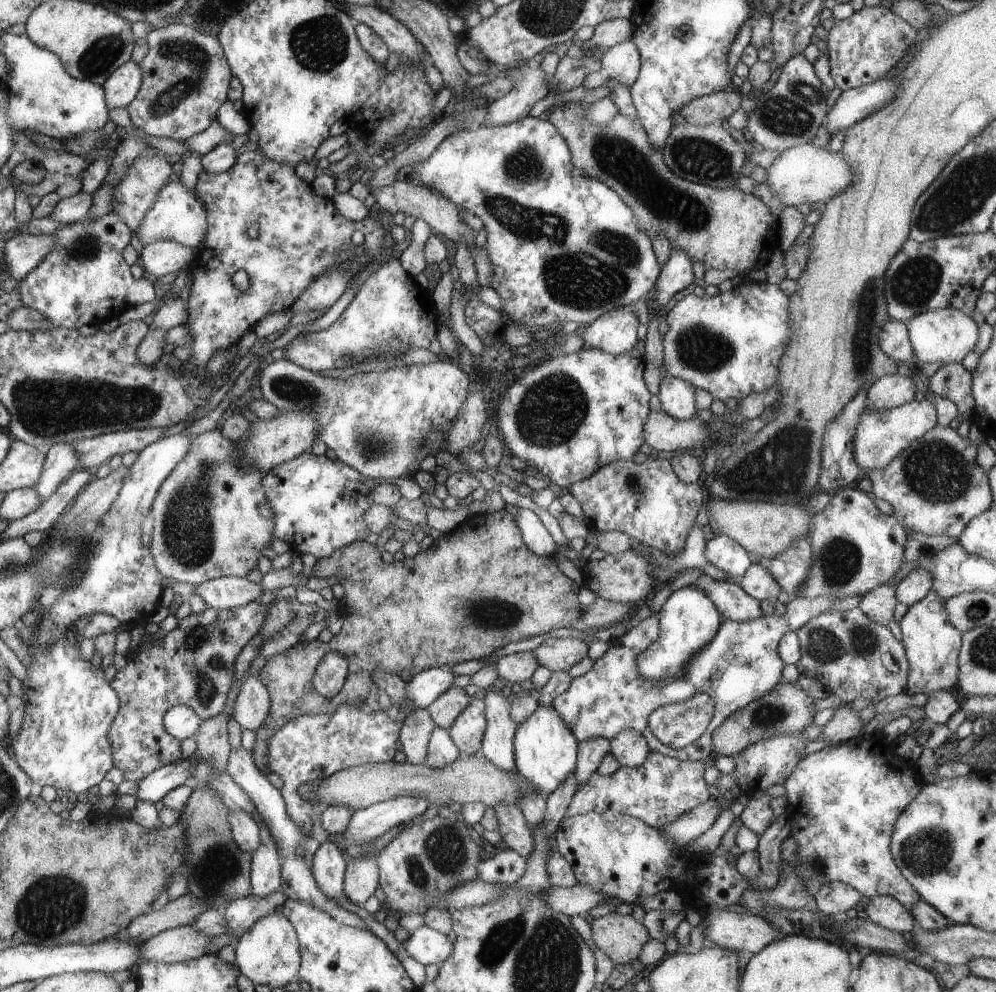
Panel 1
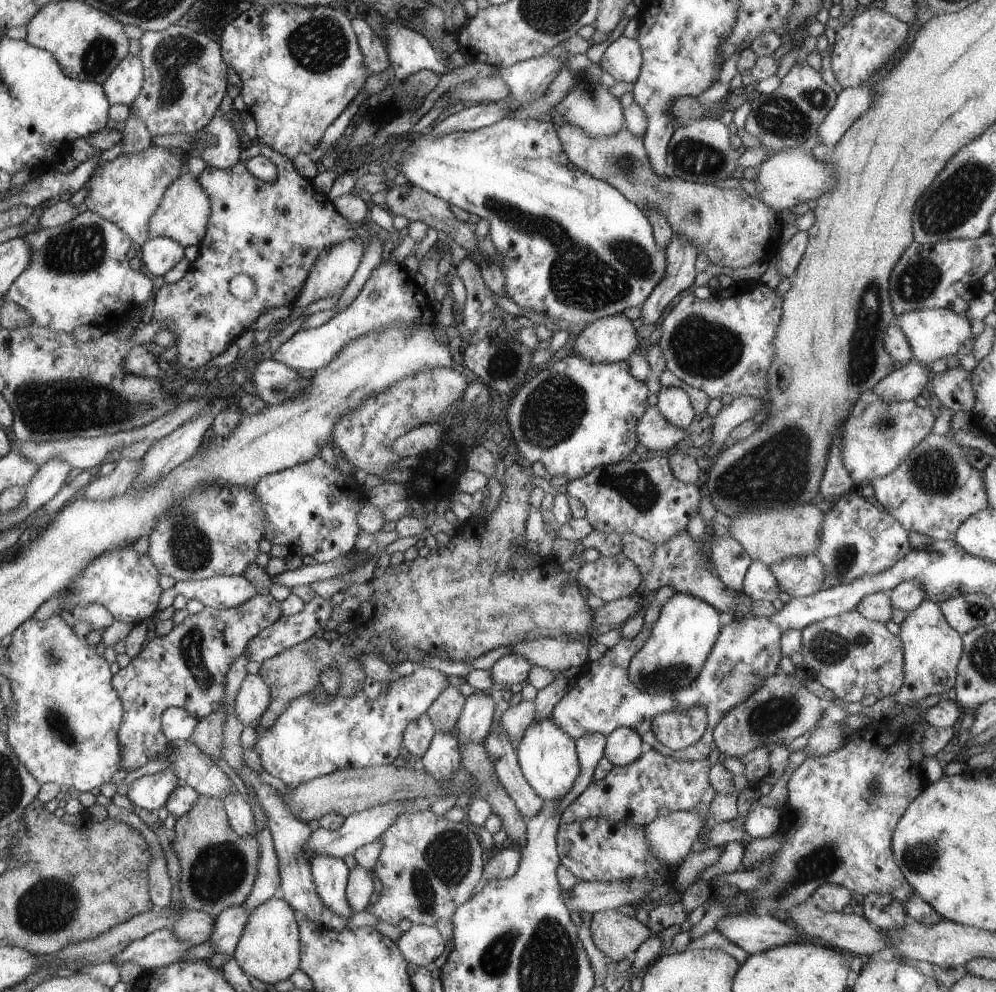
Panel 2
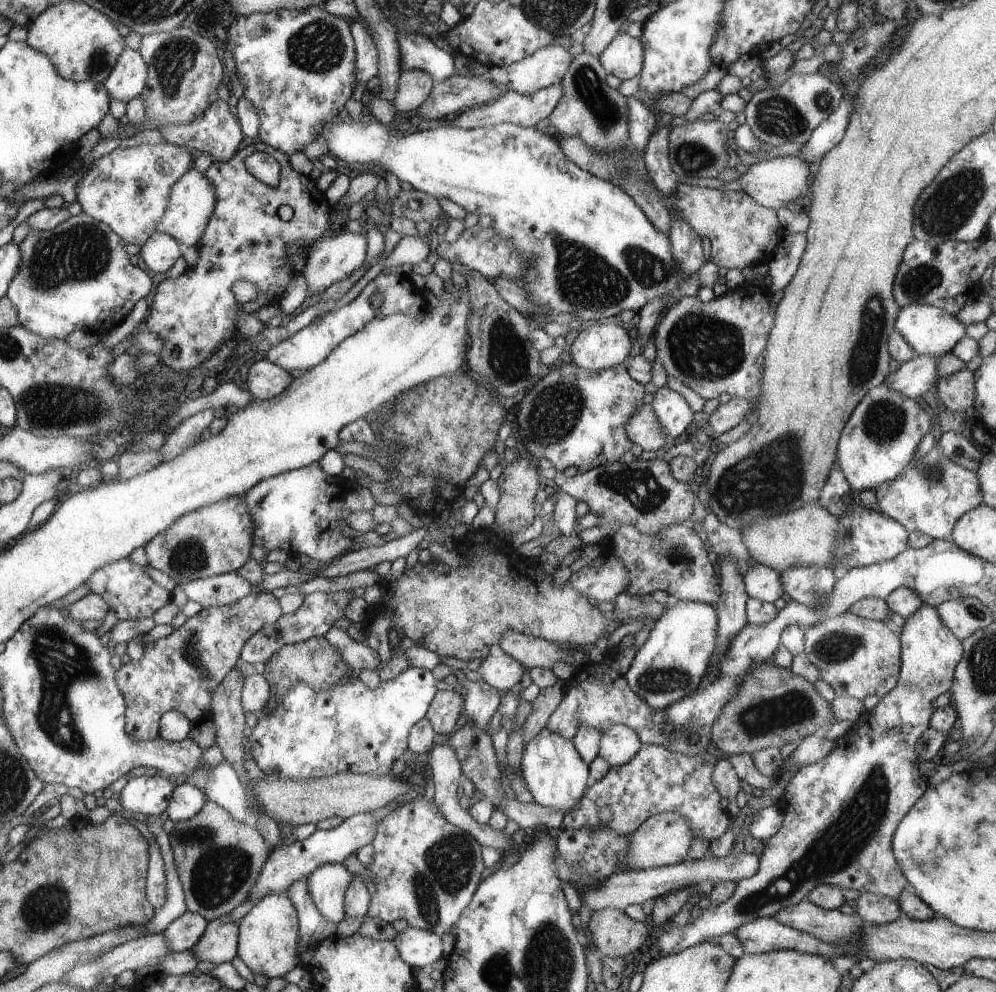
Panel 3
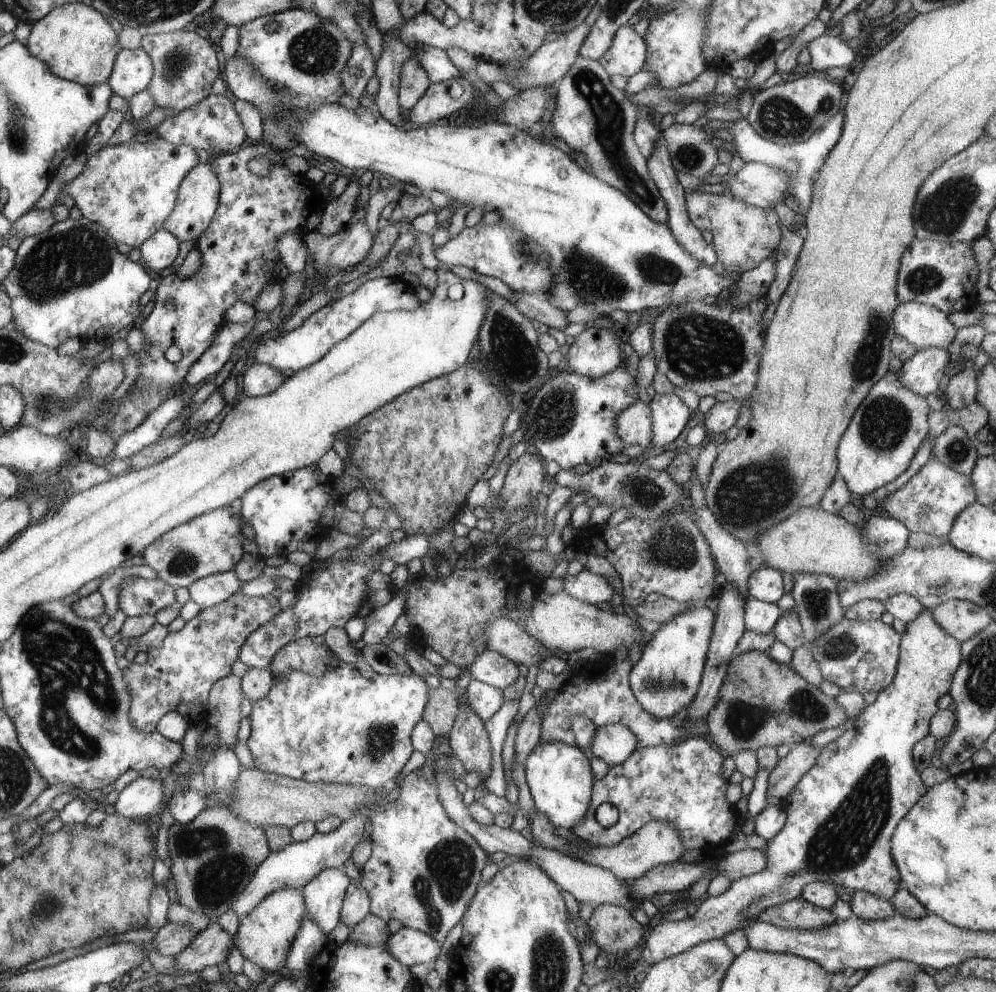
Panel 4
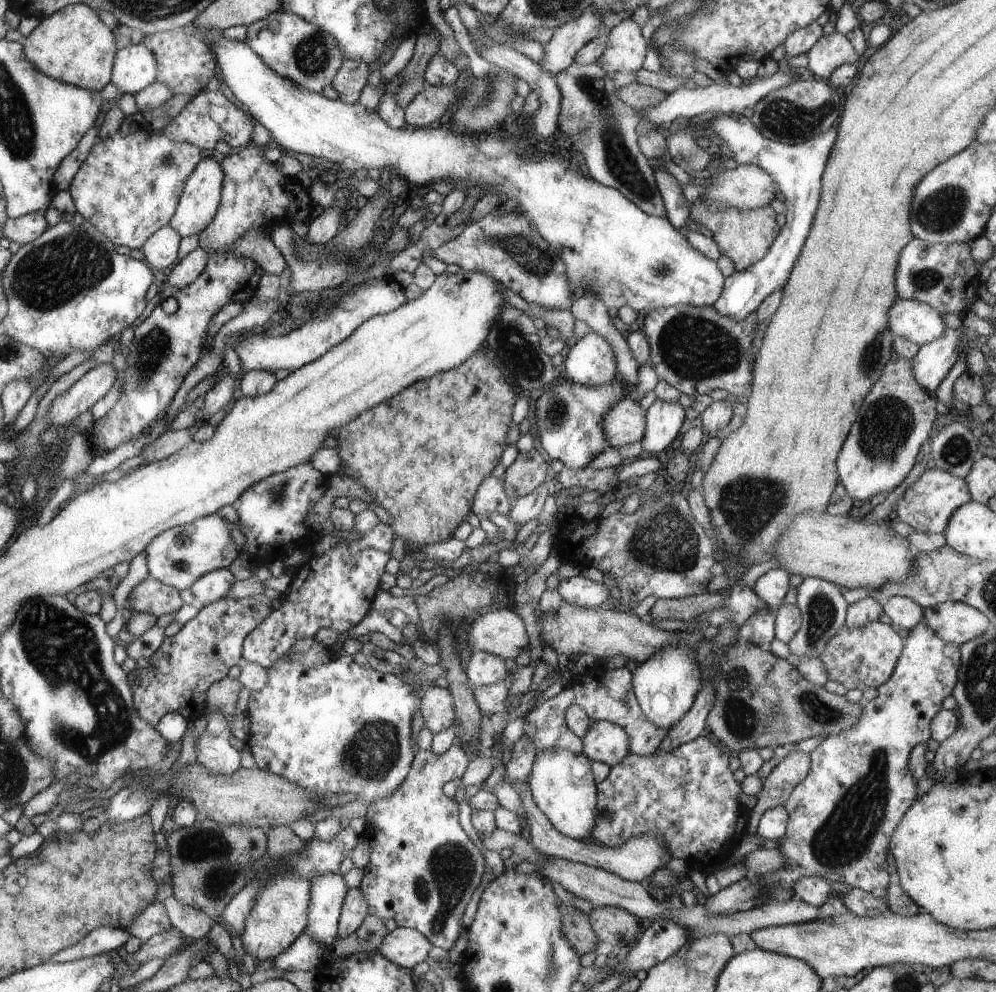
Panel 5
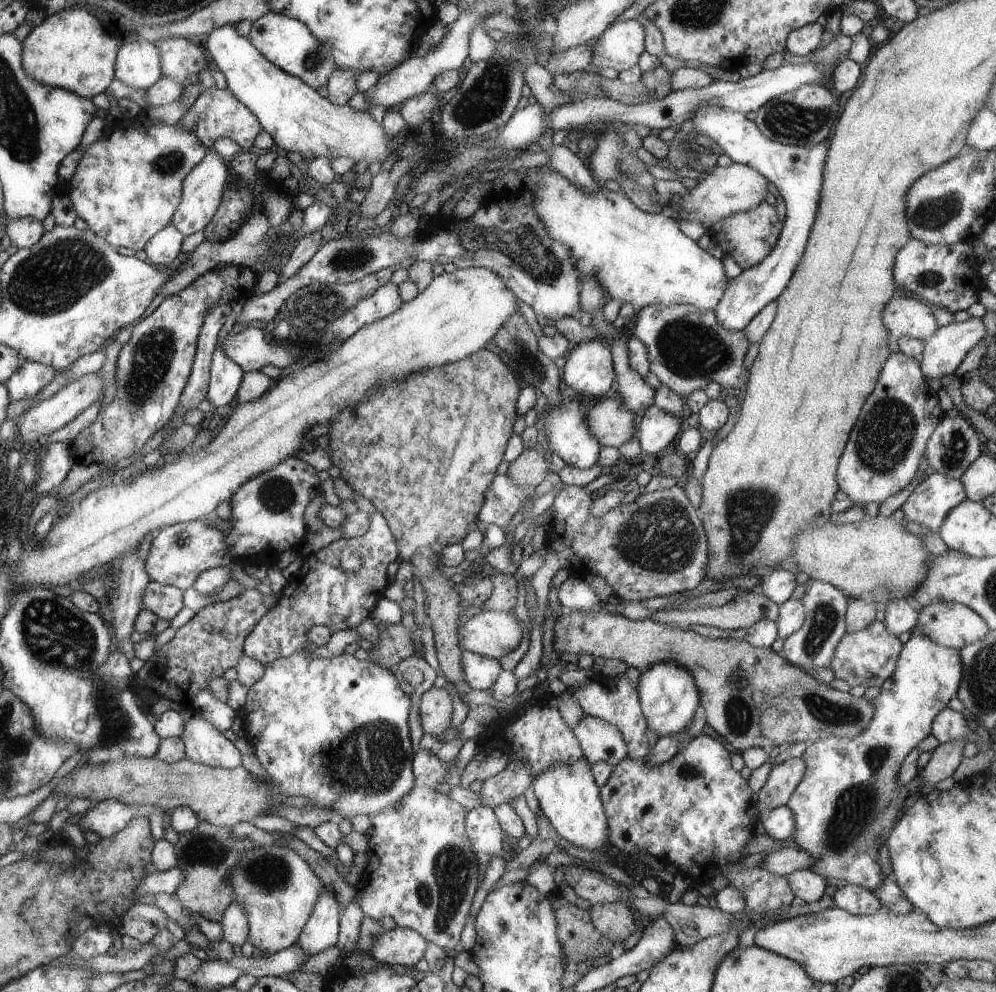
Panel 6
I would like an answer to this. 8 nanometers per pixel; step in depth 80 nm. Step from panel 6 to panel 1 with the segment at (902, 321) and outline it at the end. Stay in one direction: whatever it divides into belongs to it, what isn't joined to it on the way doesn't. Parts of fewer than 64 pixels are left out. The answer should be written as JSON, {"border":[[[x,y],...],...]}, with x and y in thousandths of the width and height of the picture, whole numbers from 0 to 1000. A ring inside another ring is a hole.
{"border":[[[954,309],[924,315],[916,319],[909,328],[918,358],[923,365],[965,366],[970,357],[978,354],[978,349],[982,347],[982,327],[968,315]]]}

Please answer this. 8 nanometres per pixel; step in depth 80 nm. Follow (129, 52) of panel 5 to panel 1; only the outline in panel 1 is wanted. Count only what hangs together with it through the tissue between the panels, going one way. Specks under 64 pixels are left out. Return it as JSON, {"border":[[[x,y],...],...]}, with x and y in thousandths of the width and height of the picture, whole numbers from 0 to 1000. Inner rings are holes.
{"border":[[[133,60],[122,65],[122,68],[101,86],[105,91],[106,104],[110,111],[130,108],[138,100],[144,83],[145,73],[142,65],[137,65]]]}

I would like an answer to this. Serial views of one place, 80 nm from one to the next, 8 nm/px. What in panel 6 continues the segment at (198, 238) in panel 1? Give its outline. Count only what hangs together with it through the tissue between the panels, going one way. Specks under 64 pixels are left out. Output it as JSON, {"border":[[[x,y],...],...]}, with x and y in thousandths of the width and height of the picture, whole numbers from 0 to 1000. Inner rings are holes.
{"border":[[[209,155],[193,171],[193,175],[186,180],[185,196],[182,198],[182,206],[174,218],[173,227],[179,231],[186,239],[206,232],[219,209],[222,208],[223,197],[226,194],[227,184],[230,179],[230,167],[227,167],[227,161],[223,161],[219,155]]]}

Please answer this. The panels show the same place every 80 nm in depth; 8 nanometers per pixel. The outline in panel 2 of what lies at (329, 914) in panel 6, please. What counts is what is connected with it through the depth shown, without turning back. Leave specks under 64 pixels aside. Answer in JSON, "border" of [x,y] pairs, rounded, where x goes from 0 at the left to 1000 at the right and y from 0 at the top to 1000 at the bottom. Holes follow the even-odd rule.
{"border":[[[317,862],[311,866],[312,880],[323,909],[335,919],[350,926],[357,920],[349,906],[349,873],[345,866],[333,862]]]}

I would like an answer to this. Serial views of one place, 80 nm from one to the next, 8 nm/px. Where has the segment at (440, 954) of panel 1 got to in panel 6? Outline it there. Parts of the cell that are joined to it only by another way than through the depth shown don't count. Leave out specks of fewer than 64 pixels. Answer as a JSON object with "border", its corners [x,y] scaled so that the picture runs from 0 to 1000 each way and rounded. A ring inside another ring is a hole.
{"border":[[[399,933],[396,938],[382,942],[369,962],[385,973],[416,975],[427,966],[431,951],[416,936]]]}

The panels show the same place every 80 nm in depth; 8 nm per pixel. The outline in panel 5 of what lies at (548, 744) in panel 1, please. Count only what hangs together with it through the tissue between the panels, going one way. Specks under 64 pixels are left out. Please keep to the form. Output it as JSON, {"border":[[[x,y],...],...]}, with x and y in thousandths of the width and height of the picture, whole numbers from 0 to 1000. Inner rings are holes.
{"border":[[[552,755],[539,760],[529,786],[538,813],[551,825],[560,839],[575,846],[593,847],[599,829],[600,797],[593,770],[594,766],[586,759]]]}

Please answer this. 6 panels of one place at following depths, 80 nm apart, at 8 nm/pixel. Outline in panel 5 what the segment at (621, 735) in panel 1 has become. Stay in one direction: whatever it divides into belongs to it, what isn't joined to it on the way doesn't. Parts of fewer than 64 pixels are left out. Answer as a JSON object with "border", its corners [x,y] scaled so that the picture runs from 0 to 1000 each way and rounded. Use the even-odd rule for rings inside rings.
{"border":[[[595,727],[589,739],[584,743],[587,747],[587,757],[585,758],[594,767],[604,767],[615,773],[624,768],[633,760],[633,745],[630,738],[619,730],[610,727]]]}

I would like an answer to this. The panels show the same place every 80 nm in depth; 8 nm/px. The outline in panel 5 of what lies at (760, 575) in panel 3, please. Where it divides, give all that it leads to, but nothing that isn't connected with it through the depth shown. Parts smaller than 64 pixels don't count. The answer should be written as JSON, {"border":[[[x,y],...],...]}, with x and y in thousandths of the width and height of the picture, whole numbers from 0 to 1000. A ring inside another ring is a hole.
{"border":[[[773,574],[760,583],[754,594],[771,612],[779,615],[787,605],[793,593],[793,581],[789,574]]]}

